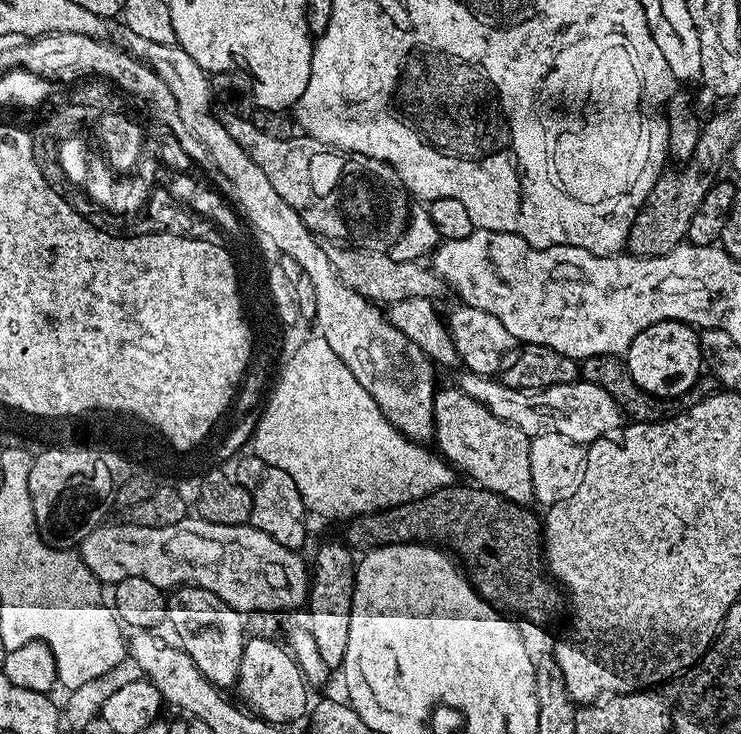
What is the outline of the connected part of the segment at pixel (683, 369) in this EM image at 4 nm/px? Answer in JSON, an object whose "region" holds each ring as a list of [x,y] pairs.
{"region":[[[663,320],[654,326],[646,326],[634,342],[630,342],[626,353],[630,378],[646,394],[657,398],[684,396],[697,387],[702,375],[702,353],[697,329],[680,320]]]}

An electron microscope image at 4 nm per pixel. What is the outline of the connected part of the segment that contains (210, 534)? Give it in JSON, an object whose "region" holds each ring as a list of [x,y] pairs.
{"region":[[[189,518],[174,526],[147,528],[131,522],[125,524],[105,523],[95,528],[78,546],[78,555],[96,579],[104,586],[121,584],[126,578],[146,578],[155,588],[175,590],[185,586],[210,590],[218,594],[234,610],[242,614],[274,612],[283,614],[287,608],[303,609],[310,591],[310,568],[304,565],[299,551],[282,546],[251,523],[238,526],[222,526],[199,518]]]}

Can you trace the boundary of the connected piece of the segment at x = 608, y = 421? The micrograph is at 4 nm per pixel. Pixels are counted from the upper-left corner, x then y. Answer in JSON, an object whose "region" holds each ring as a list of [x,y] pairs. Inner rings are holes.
{"region":[[[461,371],[458,387],[489,408],[495,417],[518,426],[528,437],[557,432],[582,445],[590,445],[603,436],[613,435],[621,427],[624,413],[610,394],[596,383],[575,380],[570,383],[552,384],[548,388],[526,391],[508,387],[498,378]]]}

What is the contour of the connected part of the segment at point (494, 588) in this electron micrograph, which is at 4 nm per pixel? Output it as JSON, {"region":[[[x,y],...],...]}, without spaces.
{"region":[[[457,482],[408,504],[353,519],[347,543],[356,550],[371,550],[382,544],[439,546],[454,554],[472,587],[489,604],[504,610],[513,608],[532,624],[558,619],[560,611],[565,611],[566,596],[546,571],[541,517],[535,516],[531,507],[505,500],[489,488],[468,484]]]}

